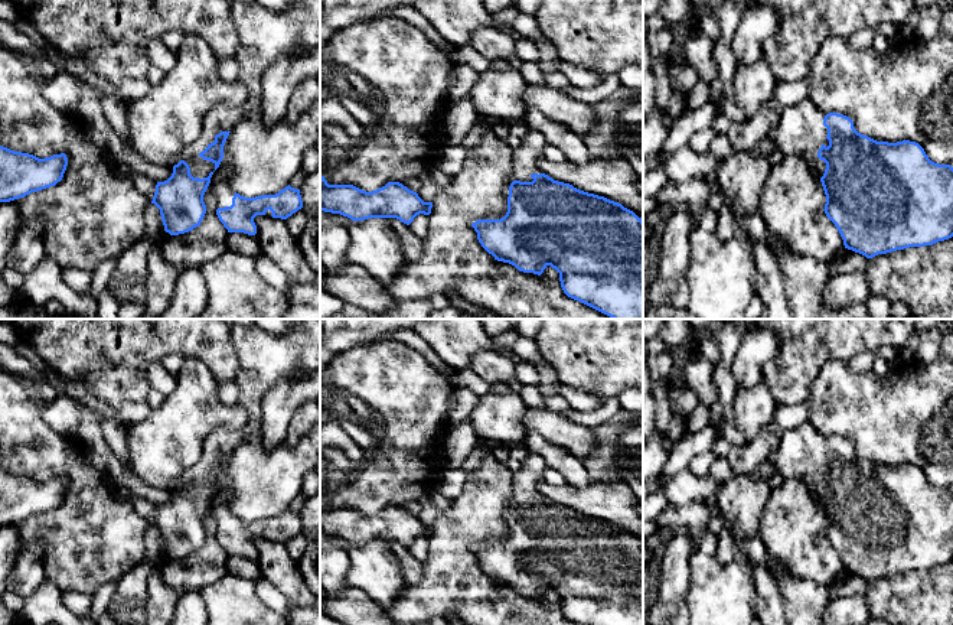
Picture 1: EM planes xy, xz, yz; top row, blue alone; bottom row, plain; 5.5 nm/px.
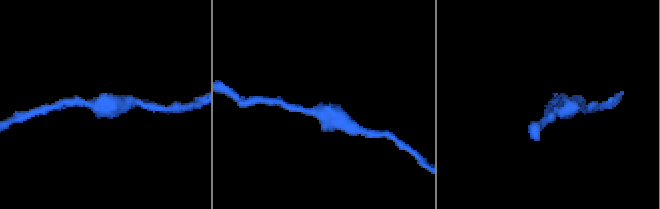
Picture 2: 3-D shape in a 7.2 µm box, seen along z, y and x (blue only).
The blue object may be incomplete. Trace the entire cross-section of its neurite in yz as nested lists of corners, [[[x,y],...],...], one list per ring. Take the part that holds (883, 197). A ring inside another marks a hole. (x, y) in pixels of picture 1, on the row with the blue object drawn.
[[[810,98],[781,108],[773,137],[784,156],[796,154],[813,165],[826,195],[823,211],[838,228],[845,248],[872,258],[910,247],[933,245],[953,237],[953,167],[931,162],[918,143],[877,141],[858,133],[849,117],[822,113]]]

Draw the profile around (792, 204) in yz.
[[[790,154],[771,167],[760,199],[760,215],[768,232],[776,237],[770,244],[774,253],[786,248],[794,254],[830,263],[845,250],[843,240],[835,224],[825,214],[826,195],[813,165],[806,159]]]

